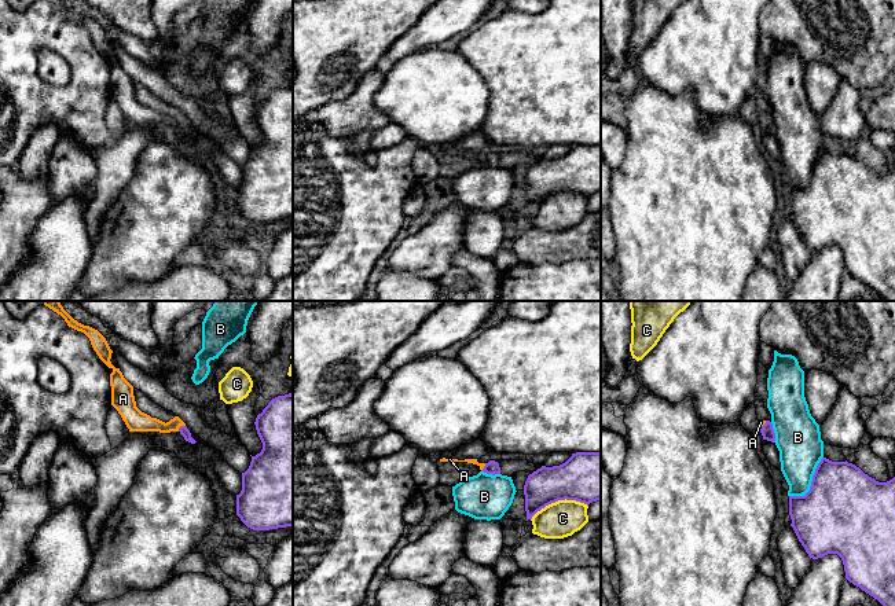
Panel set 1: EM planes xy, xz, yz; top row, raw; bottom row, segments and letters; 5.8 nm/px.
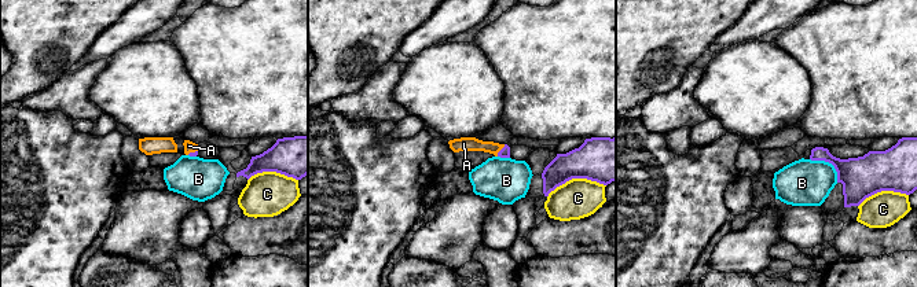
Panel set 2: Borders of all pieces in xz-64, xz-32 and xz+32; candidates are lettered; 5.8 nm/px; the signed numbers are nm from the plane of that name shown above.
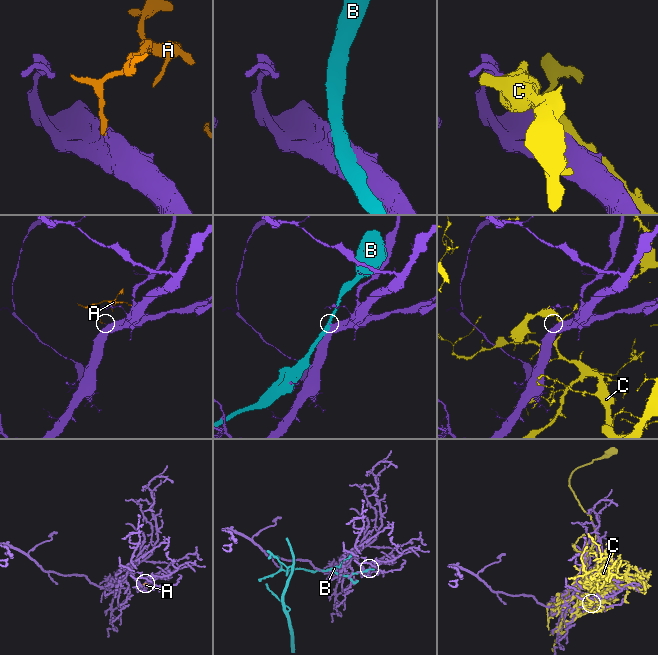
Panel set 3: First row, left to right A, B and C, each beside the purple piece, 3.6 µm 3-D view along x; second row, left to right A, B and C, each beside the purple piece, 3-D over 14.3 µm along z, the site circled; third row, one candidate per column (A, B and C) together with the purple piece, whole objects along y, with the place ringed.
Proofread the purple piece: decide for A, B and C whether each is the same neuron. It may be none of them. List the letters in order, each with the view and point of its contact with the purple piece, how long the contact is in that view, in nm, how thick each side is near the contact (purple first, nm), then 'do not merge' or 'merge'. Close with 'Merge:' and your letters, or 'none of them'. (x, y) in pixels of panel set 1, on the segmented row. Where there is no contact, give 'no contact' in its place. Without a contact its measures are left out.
A: meets purple in xy at (180, 426); contact 60 nm long; 60 nm thick on the purple side, 120 nm on the other; merge
B: meets purple in yz at (811, 483); contact 300 nm long; 480 nm thick on the purple side, 260 nm on the other; do not merge
C: meets purple in xz at (558, 499); contact 340 nm long; 300 nm thick on the purple side, 220 nm on the other; do not merge
Merge: A

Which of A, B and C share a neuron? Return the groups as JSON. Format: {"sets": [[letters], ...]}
{"sets": [["A"], ["B"], ["C"]]}

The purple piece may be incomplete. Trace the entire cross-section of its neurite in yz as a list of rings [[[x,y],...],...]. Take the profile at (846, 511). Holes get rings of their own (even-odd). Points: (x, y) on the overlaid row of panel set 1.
[[[822,458],[810,491],[804,496],[789,496],[789,515],[810,558],[837,554],[850,583],[883,606],[895,606],[895,477],[879,482],[847,460]]]

